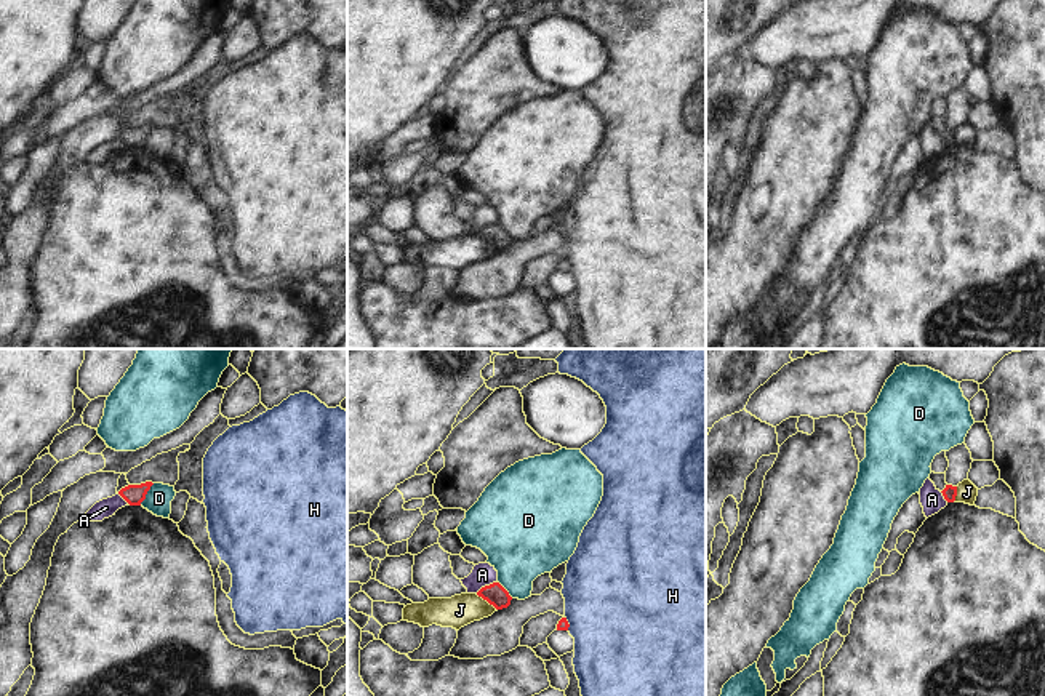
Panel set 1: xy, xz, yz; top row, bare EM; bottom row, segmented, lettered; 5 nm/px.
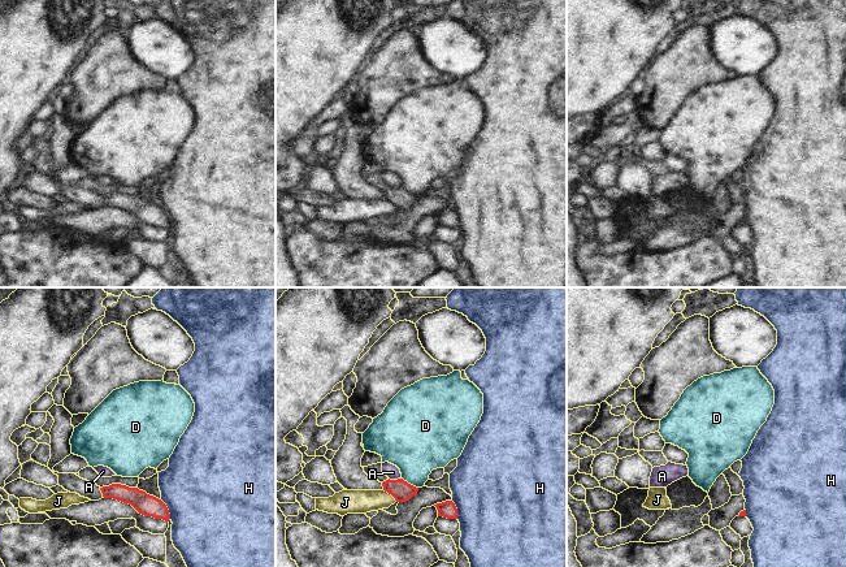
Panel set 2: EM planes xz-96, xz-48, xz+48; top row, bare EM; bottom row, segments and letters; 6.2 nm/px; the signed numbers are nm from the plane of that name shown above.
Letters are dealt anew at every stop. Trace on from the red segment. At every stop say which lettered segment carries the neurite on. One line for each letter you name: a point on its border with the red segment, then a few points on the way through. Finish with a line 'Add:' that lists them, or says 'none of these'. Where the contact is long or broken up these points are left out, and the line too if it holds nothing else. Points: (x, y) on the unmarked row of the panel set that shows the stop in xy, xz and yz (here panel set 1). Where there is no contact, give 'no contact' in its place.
Add: none of these

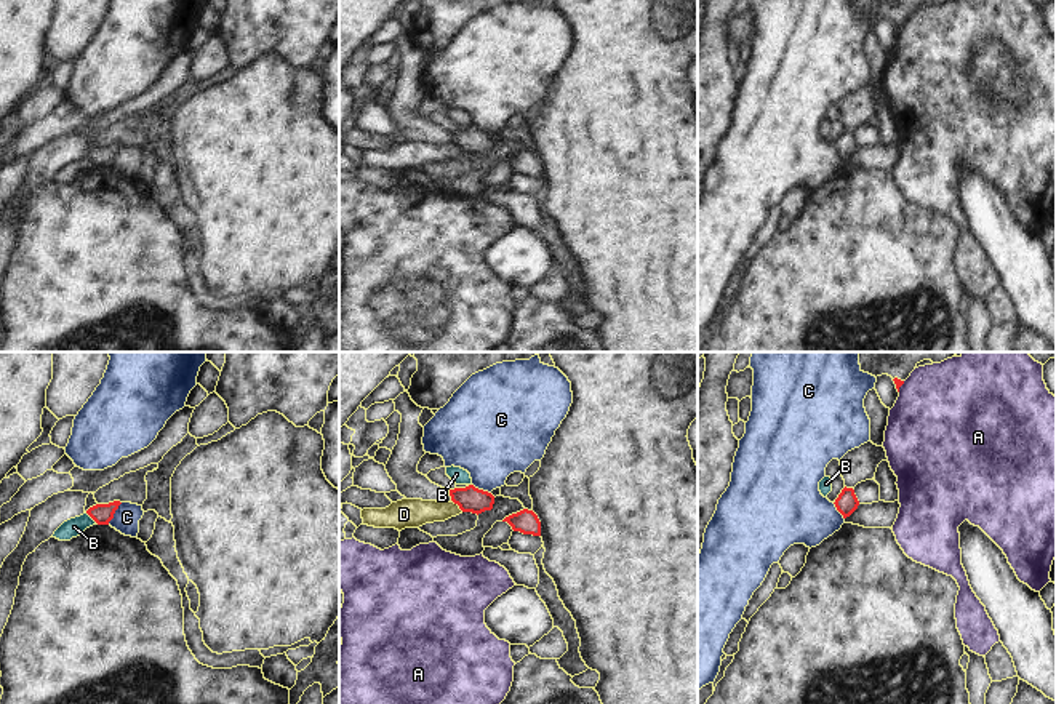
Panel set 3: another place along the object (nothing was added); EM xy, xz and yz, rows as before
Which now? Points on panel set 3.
Add: none of these

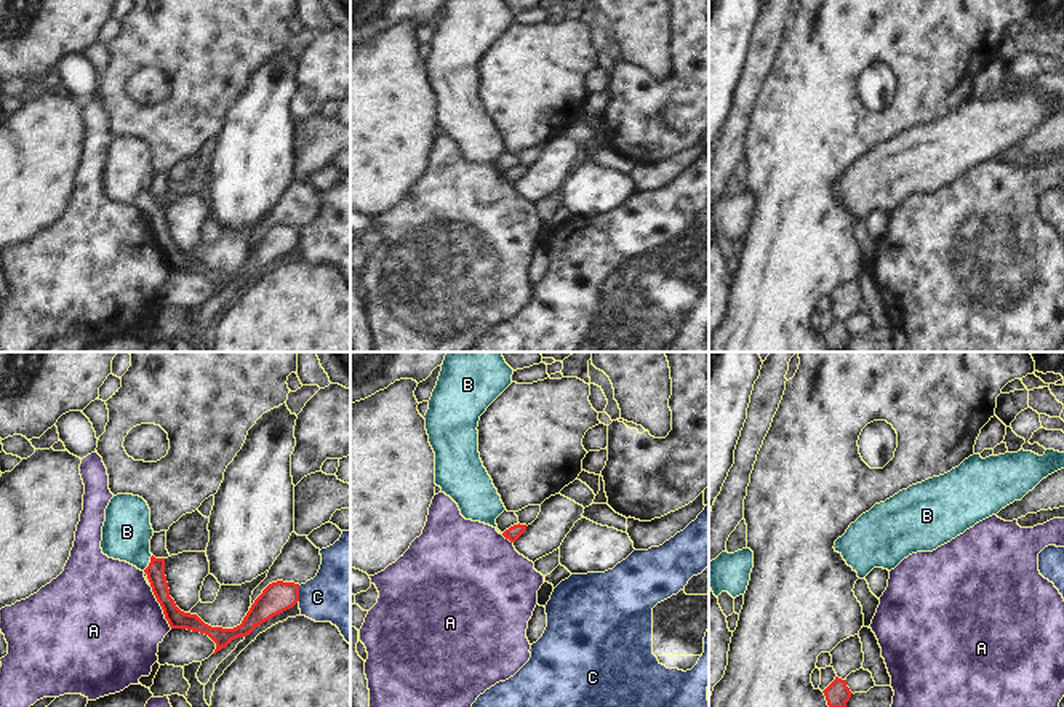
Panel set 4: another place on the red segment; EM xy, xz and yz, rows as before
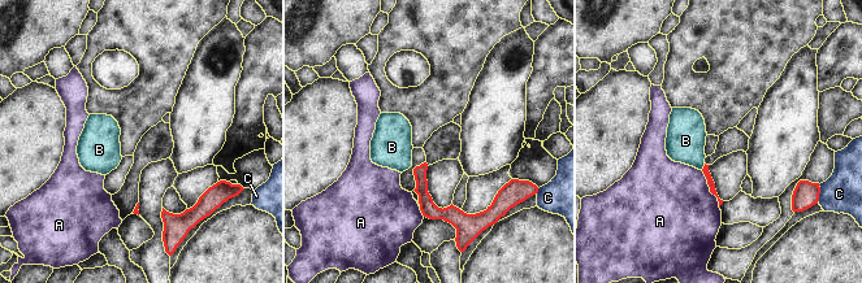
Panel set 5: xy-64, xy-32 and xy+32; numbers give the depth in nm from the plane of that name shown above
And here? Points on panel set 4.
B: meets red in xy at (149, 205); runs through xy (156, 213), (149, 205), (133, 189), (127, 173)
Add: B

